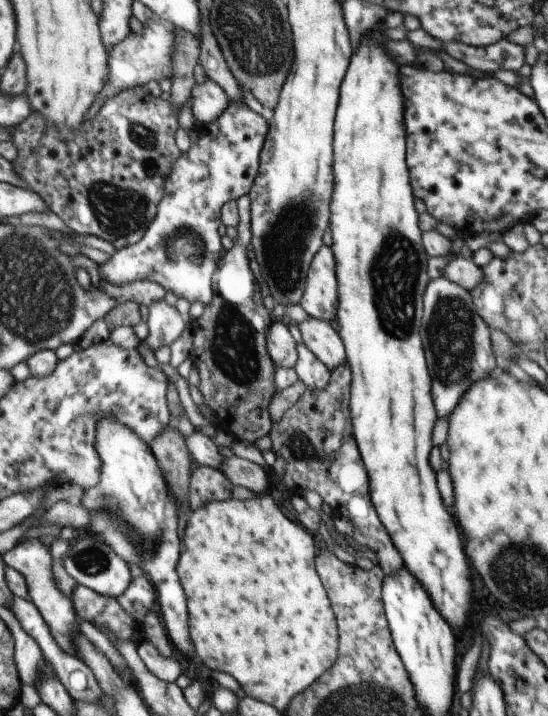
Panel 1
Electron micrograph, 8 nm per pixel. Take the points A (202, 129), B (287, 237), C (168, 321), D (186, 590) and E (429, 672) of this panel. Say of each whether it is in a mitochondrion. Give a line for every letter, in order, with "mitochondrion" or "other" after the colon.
A: other
B: mitochondrion
C: other
D: other
E: other

